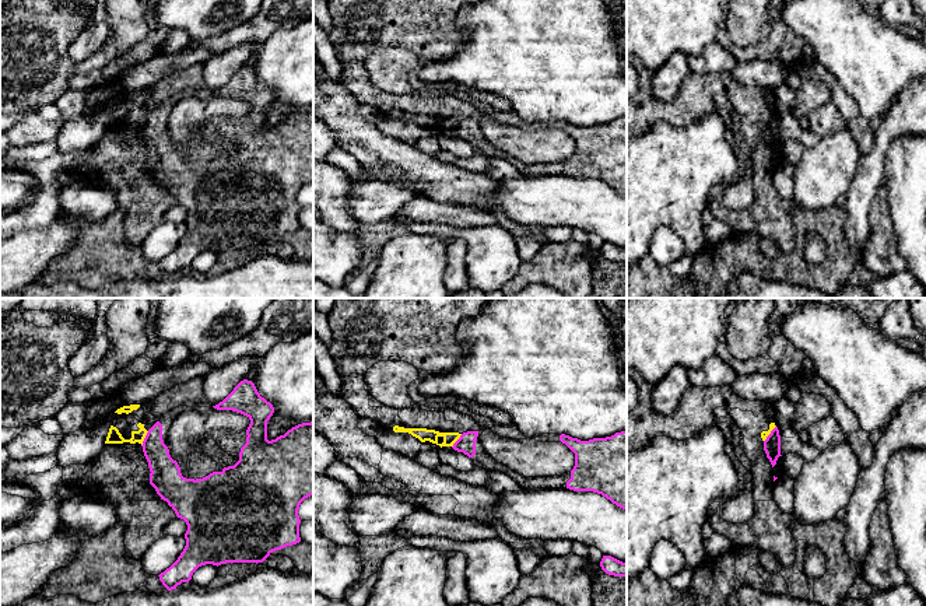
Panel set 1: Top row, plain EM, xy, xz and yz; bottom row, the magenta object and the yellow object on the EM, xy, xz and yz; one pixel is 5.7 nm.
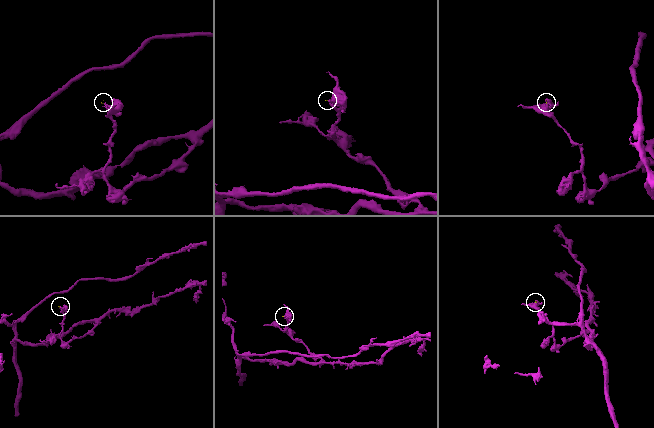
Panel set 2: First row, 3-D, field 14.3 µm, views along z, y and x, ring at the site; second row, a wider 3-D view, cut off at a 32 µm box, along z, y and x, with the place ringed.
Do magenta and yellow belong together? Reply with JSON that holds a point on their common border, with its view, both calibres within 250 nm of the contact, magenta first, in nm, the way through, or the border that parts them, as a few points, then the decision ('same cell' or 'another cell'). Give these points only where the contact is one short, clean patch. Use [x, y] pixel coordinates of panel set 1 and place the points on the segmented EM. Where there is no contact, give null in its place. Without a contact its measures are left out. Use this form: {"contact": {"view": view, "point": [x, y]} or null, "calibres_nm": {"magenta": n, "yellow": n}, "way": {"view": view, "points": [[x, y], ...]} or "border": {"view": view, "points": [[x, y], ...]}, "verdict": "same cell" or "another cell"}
{"contact": {"view": "xy", "point": [144, 438]}, "calibres_nm": {"magenta": 180, "yellow": 80}, "way": {"view": "xy", "points": [[165, 476], [154, 448], [144, 438], [119, 440], [114, 435]]}, "verdict": "same cell"}

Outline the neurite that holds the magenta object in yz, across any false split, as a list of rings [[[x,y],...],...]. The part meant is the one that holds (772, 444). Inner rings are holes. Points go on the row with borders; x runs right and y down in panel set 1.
[[[775,423],[769,424],[768,431],[761,432],[761,438],[764,441],[764,451],[767,458],[769,459],[772,467],[776,465],[776,460],[781,455],[781,435]]]

